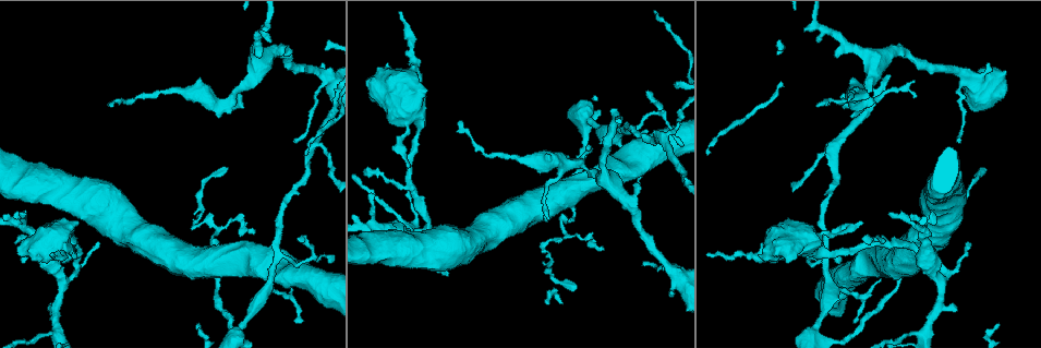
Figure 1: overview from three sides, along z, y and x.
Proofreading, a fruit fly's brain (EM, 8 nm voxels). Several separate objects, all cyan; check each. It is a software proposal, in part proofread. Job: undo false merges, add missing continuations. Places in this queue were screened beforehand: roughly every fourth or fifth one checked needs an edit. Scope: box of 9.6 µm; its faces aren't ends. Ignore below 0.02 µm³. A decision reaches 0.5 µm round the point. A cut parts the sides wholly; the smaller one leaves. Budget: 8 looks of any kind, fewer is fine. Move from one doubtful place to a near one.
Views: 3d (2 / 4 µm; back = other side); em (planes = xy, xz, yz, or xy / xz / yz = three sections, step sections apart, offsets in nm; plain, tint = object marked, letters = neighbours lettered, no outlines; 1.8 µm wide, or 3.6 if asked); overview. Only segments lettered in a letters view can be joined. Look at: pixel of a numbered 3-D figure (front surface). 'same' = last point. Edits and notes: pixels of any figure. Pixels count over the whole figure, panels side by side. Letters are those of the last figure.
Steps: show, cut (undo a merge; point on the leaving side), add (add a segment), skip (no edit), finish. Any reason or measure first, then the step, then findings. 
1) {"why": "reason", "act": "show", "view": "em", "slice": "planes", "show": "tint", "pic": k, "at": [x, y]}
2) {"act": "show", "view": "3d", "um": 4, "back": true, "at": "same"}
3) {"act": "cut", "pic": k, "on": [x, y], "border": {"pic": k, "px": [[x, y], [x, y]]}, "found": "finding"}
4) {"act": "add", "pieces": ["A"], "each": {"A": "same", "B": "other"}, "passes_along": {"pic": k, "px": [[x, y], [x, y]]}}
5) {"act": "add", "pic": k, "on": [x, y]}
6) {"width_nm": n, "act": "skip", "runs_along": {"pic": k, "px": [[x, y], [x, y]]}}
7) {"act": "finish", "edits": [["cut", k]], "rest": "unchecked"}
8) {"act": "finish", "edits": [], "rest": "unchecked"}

{"why": "branch stops here", "act": "show", "view": "3d", "um": 4, "pic": 1, "at": [25, 214]}

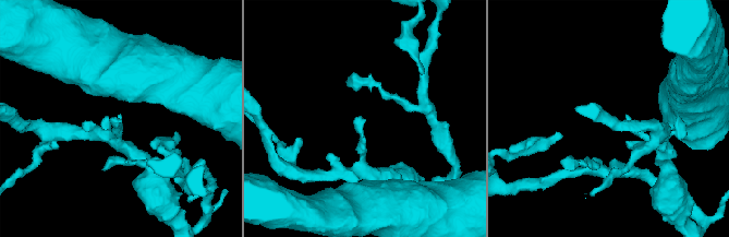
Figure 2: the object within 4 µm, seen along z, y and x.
{"why": "shape alone is not enough", "act": "show", "view": "em", "slice": "planes", "show": "letters", "pic": 2, "at": [121, 120]}

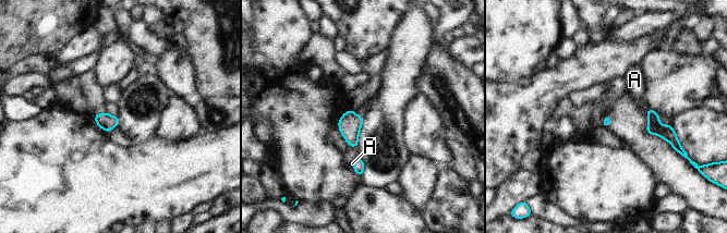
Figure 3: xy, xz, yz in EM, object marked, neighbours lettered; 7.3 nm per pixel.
{"act": "add", "pieces": ["A"], "each": {"A": "same"}, "passes_along": {"pic": 3, "px": [[667, 133], [646, 110], [634, 80]]}, "found": "it goes on there"}

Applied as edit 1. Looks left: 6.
{"why": "redraw", "act": "show", "view": "overview"}

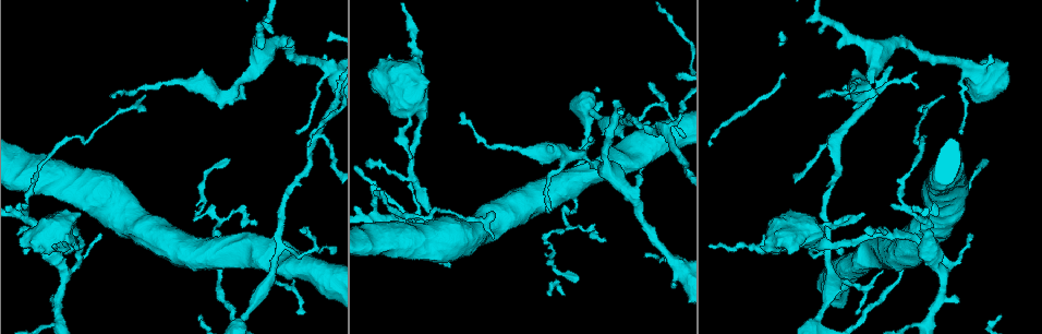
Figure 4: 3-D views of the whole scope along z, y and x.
{"why": "three-way junction", "act": "show", "view": "em", "slice": "xz", "step": 8, "show": "letters", "pic": 4, "at": [81, 247]}

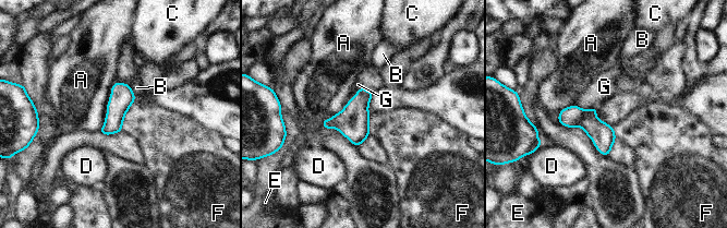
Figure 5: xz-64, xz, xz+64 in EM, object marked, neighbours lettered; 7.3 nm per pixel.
{"act": "skip", "each": {"A": "other", "B": "other", "C": "other", "D": "other", "E": "other", "F": "other", "G": "other"}, "border": {"pic": 5, "px": [[135, 98], [124, 117], [121, 130]]}, "found": "continuous, no second cell"}

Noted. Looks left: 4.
{"why": "thin end", "act": "show", "view": "em", "slice": "planes", "show": "letters", "pic": 4, "at": [963, 131]}

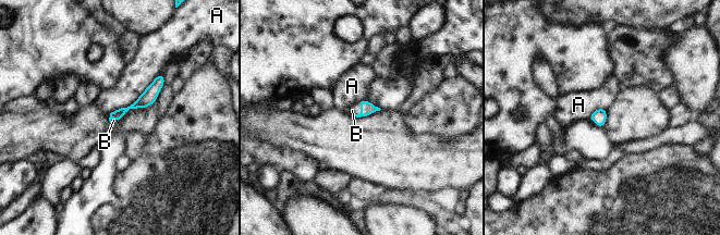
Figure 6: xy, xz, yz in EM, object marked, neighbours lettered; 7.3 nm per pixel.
{"width_nm": 80, "act": "add", "pieces": ["B"], "each": {"A": "other", "B": "same"}, "passes_along": {"pic": 6, "px": [[367, 108], [362, 110], [354, 108]]}, "found": "it goes on there"}

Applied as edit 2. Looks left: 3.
{"why": "branch stops here", "act": "show", "view": "3d", "um": 2, "pic": 4, "at": [263, 47]}

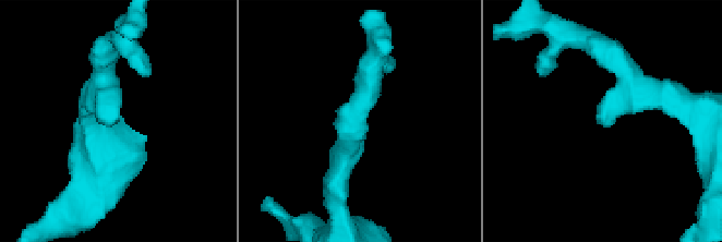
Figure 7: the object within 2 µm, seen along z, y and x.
{"arm_widths_nm": [200, 220], "why": "now the EM", "act": "show", "view": "em", "slice": "planes", "show": "letters", "pic": 7, "at": [600, 122]}

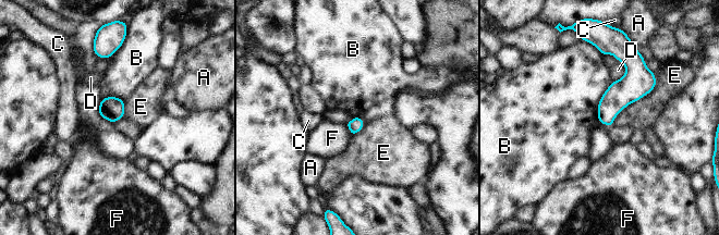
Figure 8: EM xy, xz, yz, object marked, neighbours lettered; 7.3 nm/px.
{"act": "skip", "each": {"A": "other", "B": "other", "C": "other", "D": "other", "E": "other", "F": "other"}, "border": {"pic": 8, "px": [[613, 81], [598, 102], [597, 121]]}, "found": "none of them fits"}

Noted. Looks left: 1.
{"act": "finish", "edits": [["add", 3], ["add", 6]], "rest": "unchecked"}

